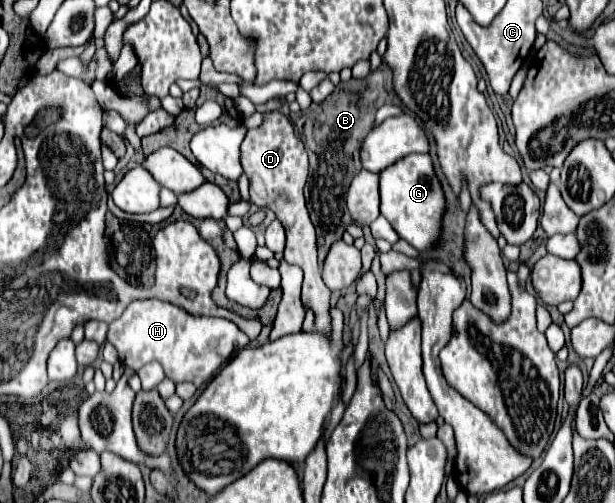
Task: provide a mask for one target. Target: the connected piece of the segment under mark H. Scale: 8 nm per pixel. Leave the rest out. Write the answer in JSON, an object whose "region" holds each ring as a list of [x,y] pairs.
{"region":[[[135,300],[109,324],[107,342],[117,348],[121,364],[131,370],[157,360],[173,382],[193,382],[197,388],[203,388],[231,360],[231,354],[249,344],[249,338],[225,318],[191,316],[163,300]]]}

